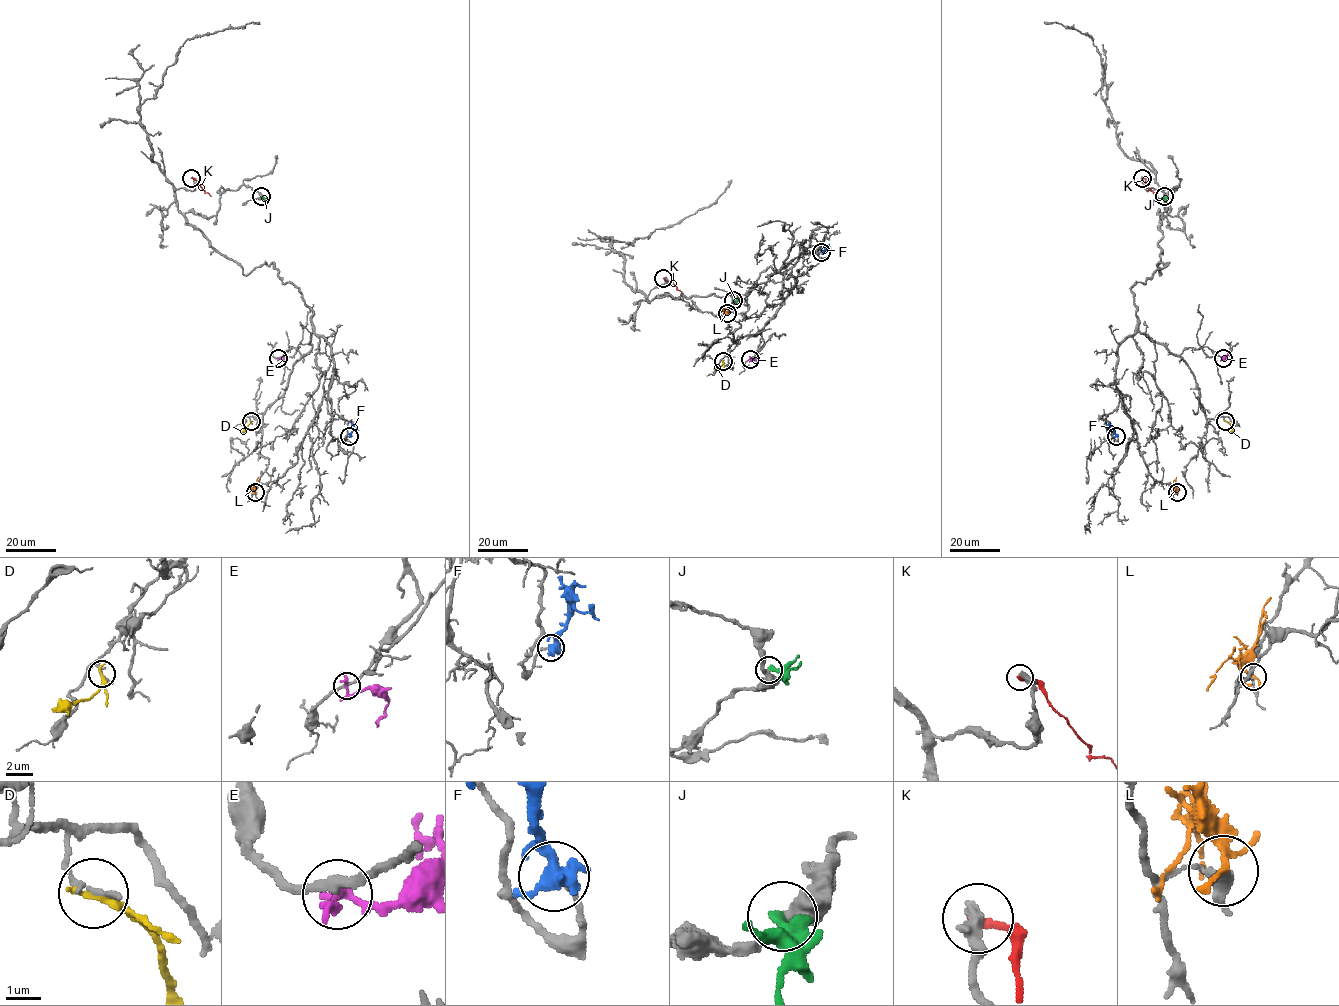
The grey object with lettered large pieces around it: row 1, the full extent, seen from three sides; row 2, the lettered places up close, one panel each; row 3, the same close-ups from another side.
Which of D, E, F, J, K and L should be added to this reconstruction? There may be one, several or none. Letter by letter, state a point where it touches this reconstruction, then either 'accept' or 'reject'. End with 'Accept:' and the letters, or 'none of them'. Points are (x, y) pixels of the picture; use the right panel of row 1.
D: (1225, 421) | reject
E: (1223, 358) | reject
F: (1116, 436) | reject
J: (1164, 196) | reject
K: (1142, 178) | reject
L: (1177, 492) | reject
Accept: none of them

